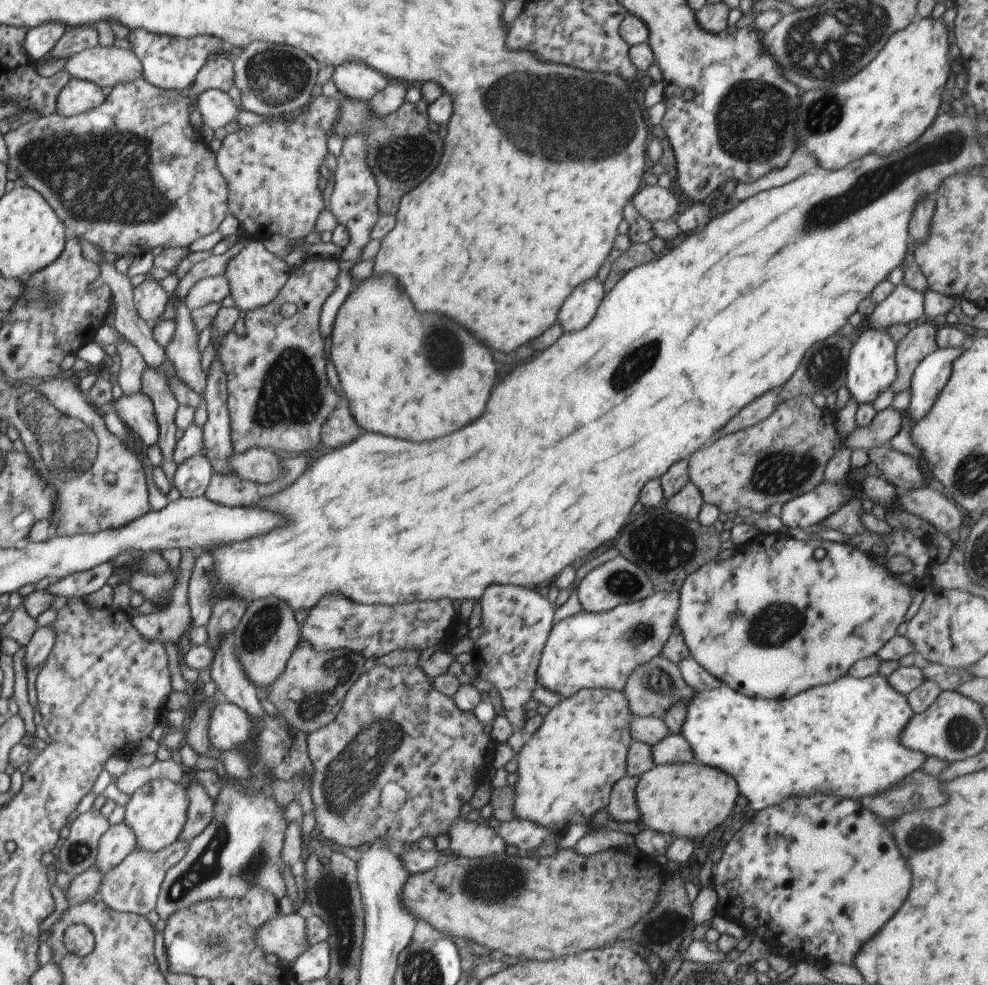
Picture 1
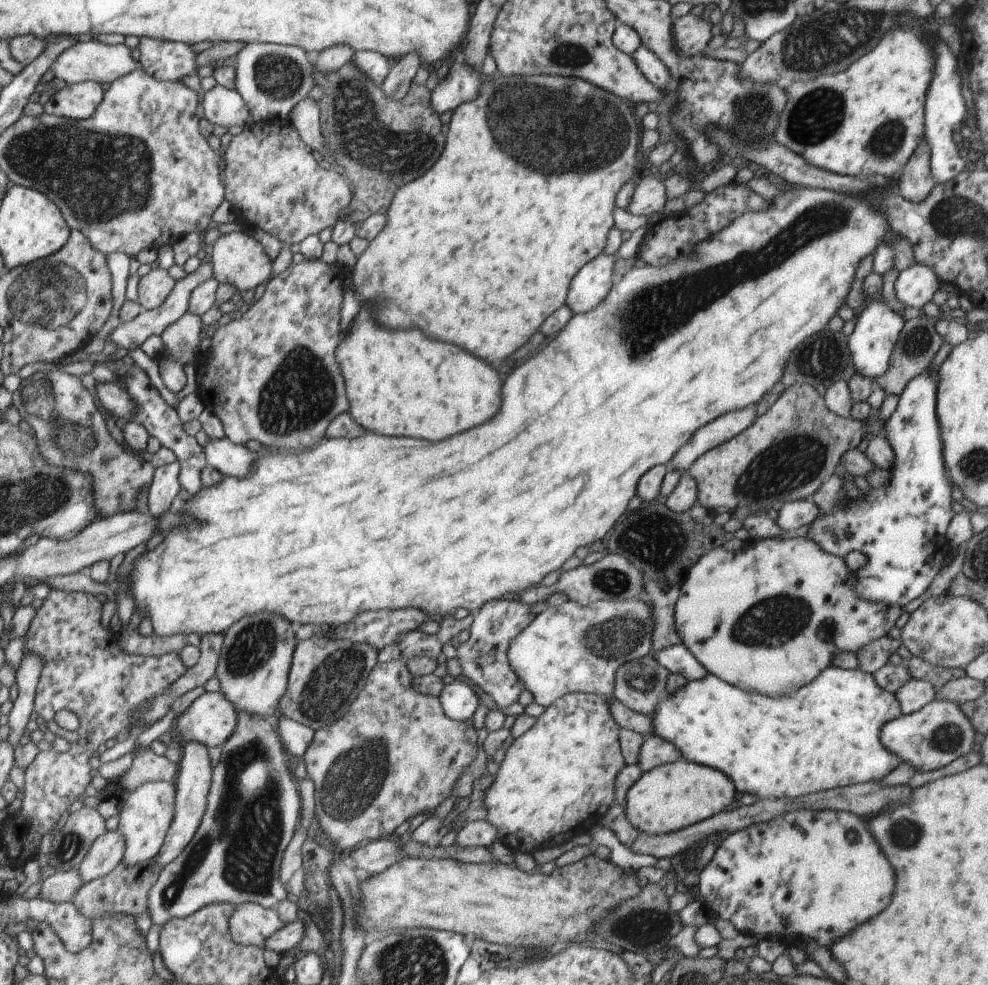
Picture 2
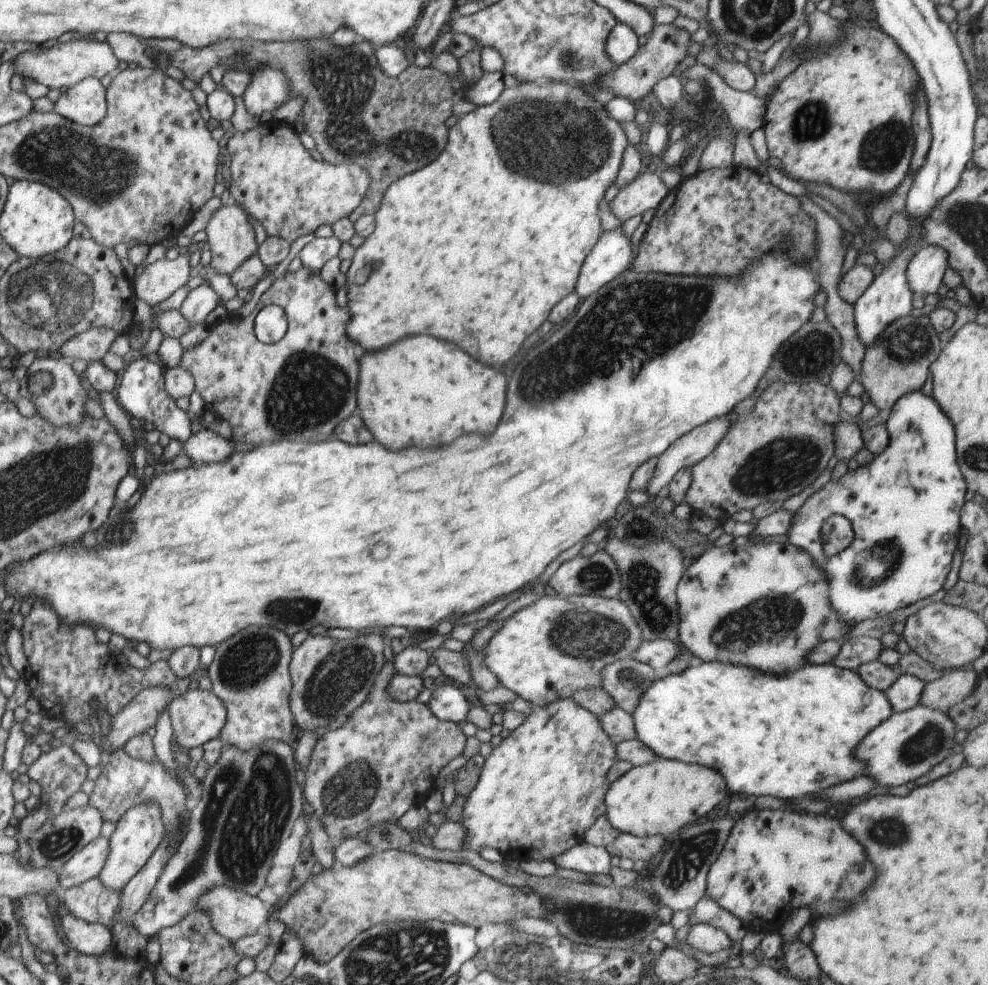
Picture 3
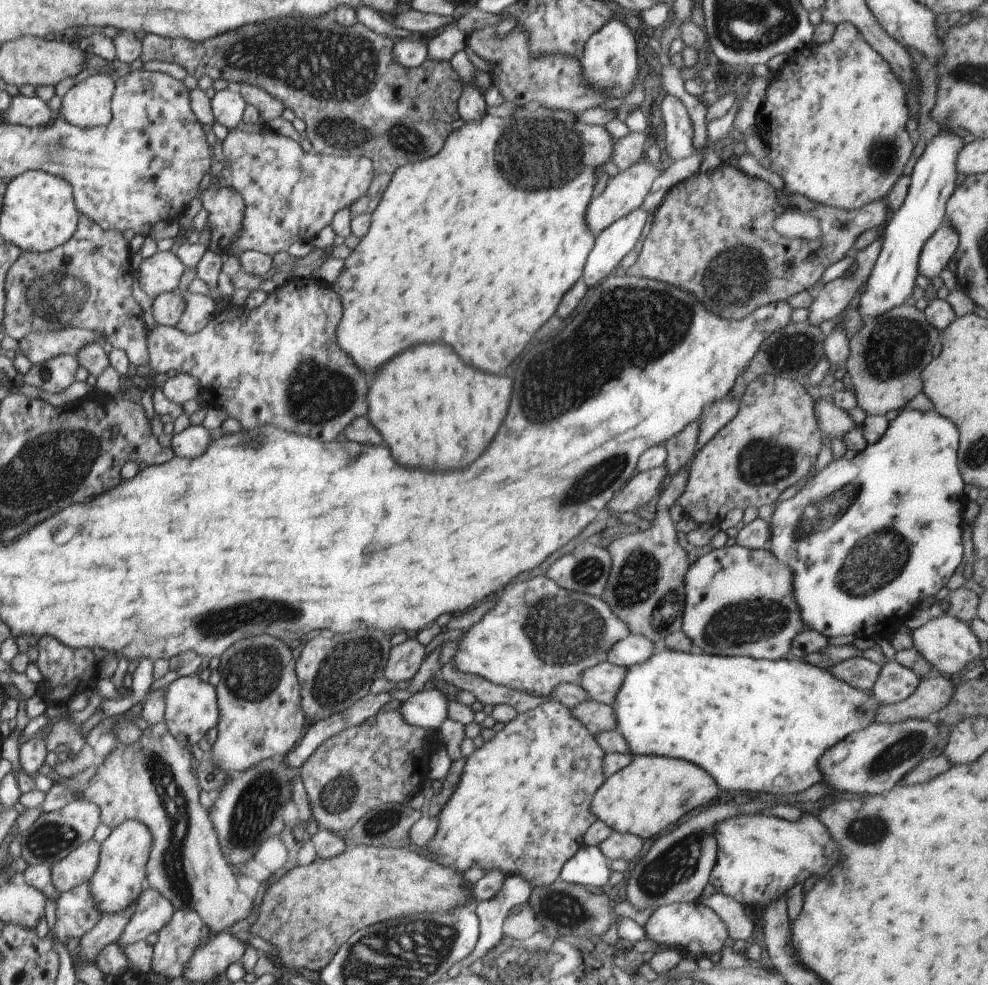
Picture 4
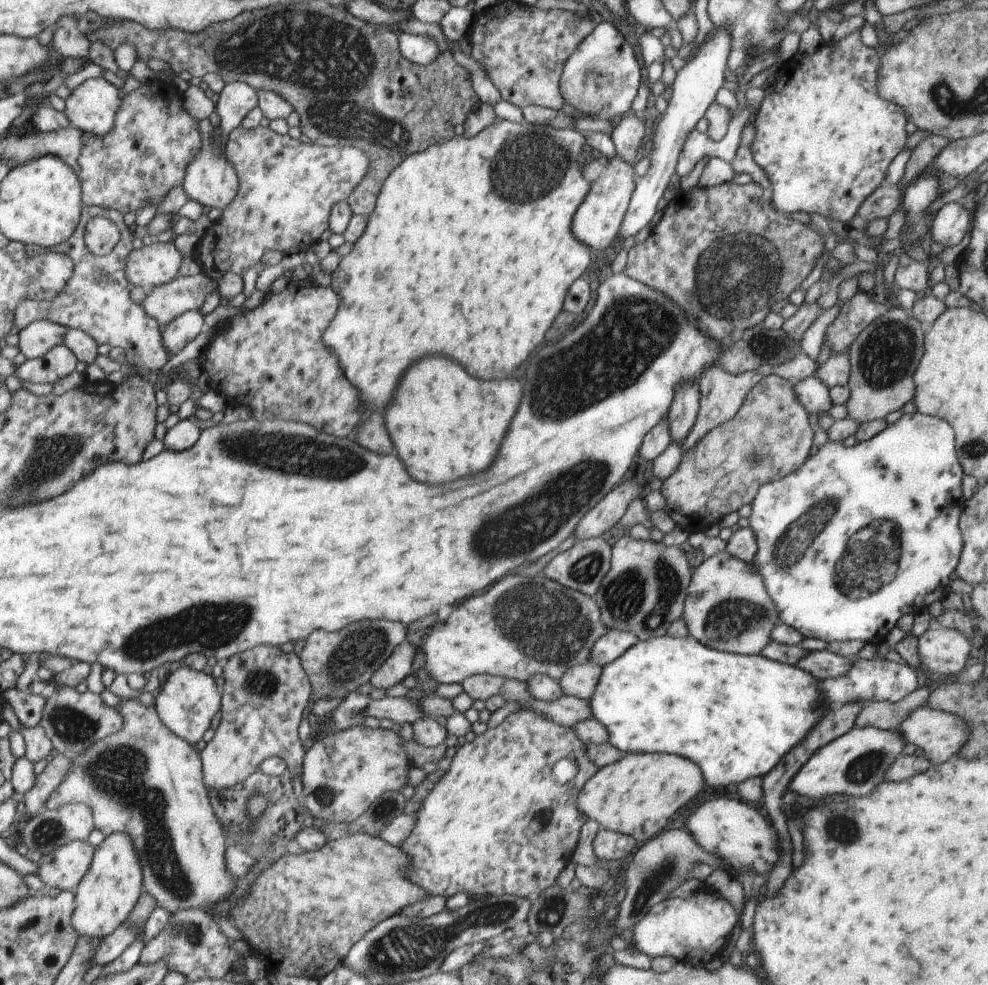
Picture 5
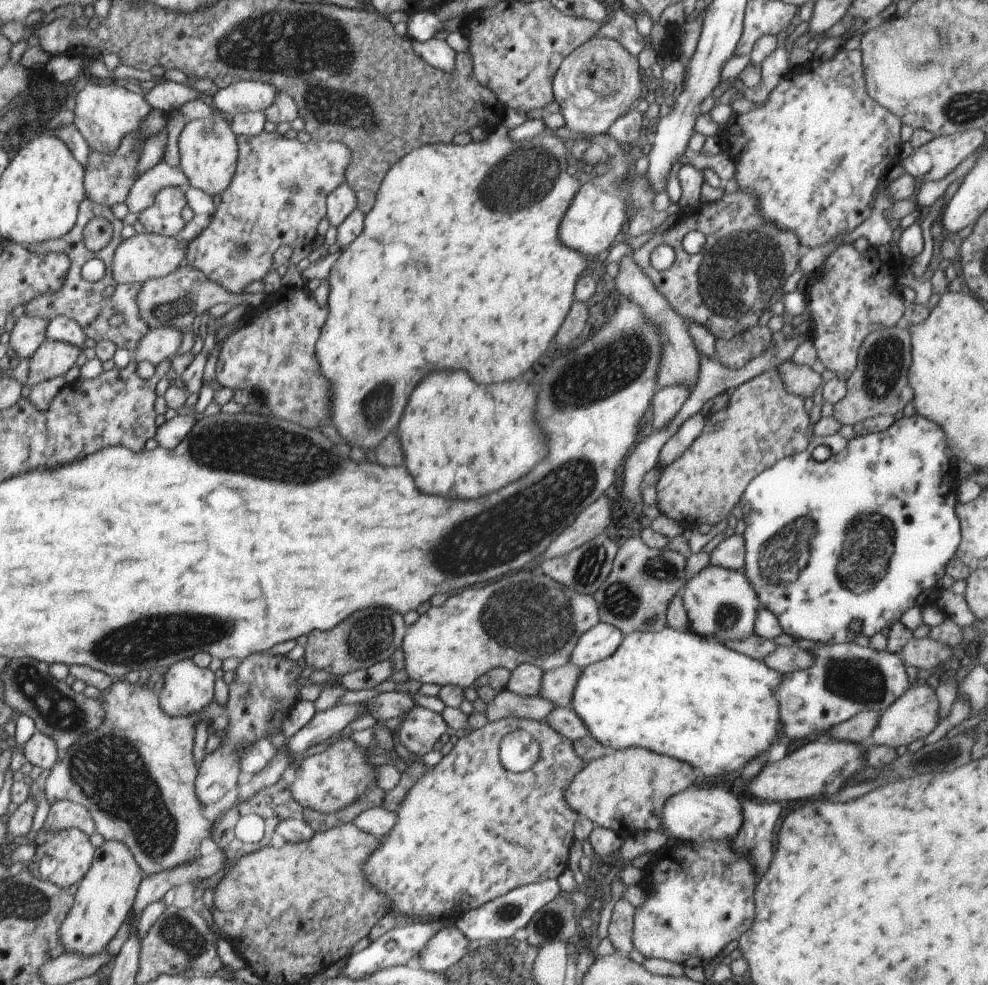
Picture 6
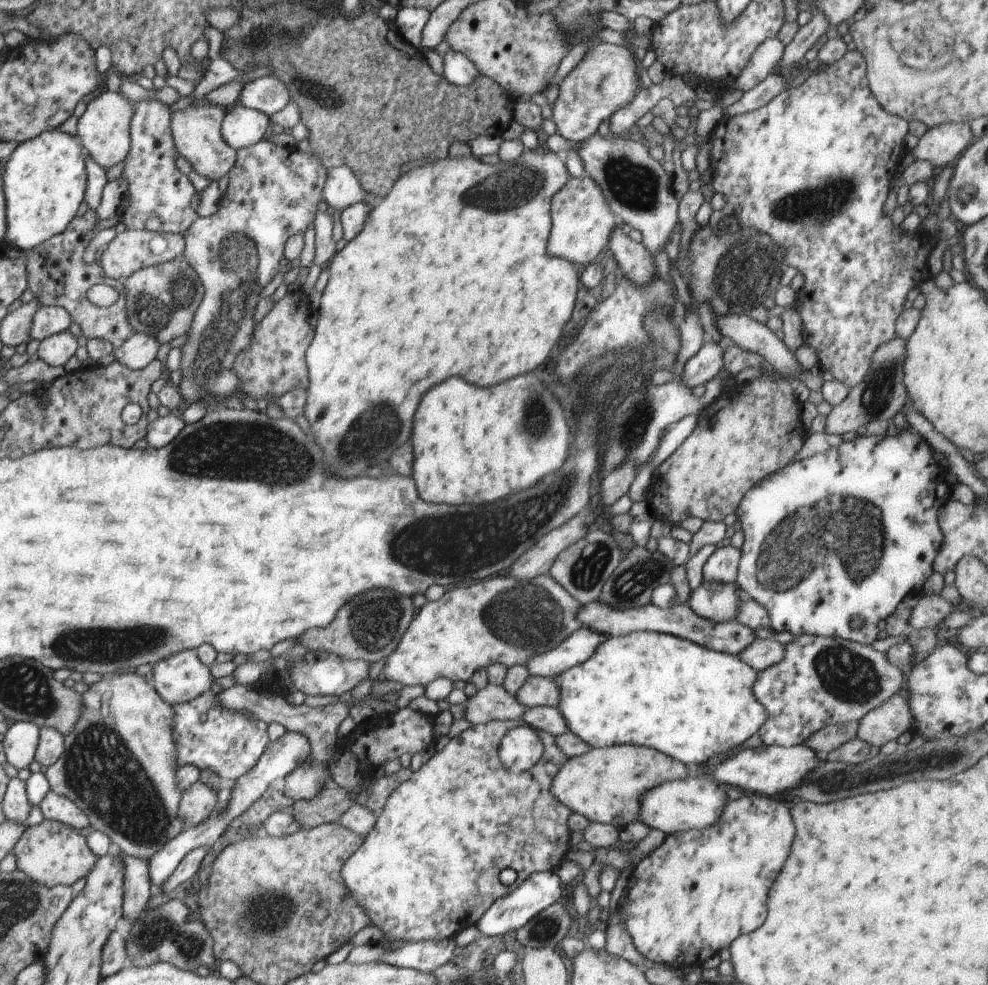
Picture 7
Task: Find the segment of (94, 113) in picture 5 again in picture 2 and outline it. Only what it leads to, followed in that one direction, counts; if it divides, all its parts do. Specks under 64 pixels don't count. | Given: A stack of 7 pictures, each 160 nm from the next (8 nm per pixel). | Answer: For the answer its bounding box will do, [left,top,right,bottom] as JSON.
[43,81,104,119]

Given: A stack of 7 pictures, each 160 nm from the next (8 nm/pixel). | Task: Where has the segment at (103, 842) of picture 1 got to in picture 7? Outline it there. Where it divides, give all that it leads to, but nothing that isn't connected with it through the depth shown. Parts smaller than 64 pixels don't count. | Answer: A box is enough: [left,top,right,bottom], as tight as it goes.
[10,819,96,887]

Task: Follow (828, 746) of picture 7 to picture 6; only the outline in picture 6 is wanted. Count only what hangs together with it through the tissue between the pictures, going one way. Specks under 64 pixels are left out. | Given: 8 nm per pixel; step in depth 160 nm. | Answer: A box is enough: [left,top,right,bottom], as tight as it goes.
[827,710,882,743]

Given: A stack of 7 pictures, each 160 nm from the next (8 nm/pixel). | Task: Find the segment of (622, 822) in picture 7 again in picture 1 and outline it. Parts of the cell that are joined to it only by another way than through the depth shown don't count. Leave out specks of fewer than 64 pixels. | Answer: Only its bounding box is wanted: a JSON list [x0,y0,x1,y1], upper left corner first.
[635,761,739,840]

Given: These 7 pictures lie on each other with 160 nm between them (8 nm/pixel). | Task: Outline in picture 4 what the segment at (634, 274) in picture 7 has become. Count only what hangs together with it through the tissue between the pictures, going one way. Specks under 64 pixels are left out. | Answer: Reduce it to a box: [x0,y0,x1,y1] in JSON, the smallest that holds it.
[664,421,699,478]

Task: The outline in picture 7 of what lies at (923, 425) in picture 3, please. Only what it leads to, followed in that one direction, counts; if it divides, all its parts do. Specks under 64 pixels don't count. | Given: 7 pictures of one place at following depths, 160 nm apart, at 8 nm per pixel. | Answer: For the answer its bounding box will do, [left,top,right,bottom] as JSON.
[735,426,952,645]

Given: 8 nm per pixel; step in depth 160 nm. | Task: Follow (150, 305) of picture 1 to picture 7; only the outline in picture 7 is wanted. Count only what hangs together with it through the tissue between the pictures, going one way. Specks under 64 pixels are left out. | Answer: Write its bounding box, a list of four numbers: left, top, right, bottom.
[100,229,185,279]

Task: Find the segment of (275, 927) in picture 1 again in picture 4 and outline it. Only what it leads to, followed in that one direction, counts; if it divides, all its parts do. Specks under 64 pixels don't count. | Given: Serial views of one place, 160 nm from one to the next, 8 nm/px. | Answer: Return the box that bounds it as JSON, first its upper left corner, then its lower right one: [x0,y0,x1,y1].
[83,723,257,933]

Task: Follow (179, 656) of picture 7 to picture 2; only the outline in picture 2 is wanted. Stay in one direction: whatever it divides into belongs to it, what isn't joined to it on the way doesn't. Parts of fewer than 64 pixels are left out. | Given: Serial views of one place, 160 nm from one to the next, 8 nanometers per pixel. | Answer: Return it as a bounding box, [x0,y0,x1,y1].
[175,691,237,748]

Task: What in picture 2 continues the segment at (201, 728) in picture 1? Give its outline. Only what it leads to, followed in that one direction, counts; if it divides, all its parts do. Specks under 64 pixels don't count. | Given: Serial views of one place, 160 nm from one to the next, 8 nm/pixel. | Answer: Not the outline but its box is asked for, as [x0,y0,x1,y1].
[151,741,213,868]

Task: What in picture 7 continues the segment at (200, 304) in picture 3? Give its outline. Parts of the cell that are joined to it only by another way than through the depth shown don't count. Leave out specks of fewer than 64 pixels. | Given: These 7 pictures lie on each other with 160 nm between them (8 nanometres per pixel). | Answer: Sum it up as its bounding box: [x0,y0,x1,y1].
[115,332,160,369]

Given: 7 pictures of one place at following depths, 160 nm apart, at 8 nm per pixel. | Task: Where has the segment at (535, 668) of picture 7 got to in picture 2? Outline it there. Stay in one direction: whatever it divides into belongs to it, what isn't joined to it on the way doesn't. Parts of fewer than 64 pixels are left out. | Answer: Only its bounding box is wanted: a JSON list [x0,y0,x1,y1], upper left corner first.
[651,643,708,682]

